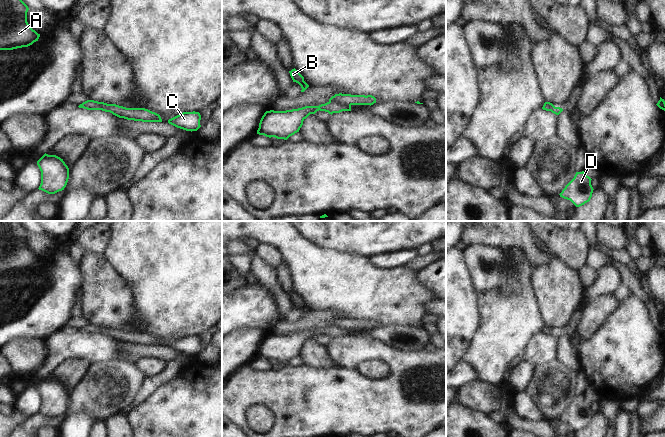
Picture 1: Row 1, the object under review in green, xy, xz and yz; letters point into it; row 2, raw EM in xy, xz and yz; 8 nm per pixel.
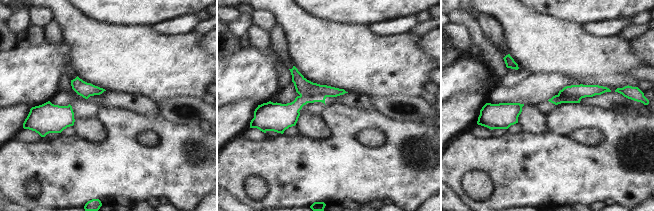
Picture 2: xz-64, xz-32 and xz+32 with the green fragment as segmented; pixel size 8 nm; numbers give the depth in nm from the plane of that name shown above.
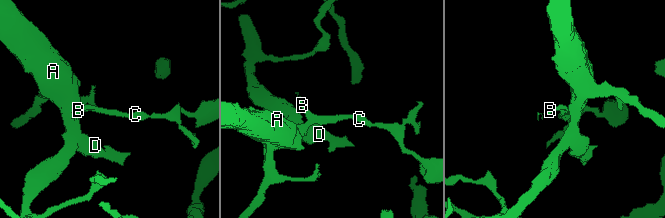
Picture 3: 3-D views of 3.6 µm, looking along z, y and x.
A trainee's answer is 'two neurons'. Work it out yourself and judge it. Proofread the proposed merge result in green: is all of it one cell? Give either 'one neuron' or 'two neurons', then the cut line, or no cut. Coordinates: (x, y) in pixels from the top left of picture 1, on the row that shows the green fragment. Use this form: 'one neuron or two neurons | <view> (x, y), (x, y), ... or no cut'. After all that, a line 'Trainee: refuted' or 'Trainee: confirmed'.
two neurons | xz (329, 100), (335, 103), (350, 105)
Trainee: confirmed

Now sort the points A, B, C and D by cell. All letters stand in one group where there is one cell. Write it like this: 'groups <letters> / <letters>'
groups A D / B C

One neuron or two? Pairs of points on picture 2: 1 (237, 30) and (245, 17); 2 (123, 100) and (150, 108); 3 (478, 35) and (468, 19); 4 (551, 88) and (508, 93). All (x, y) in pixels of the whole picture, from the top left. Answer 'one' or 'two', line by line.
1: one
2: one
3: one
4: one

